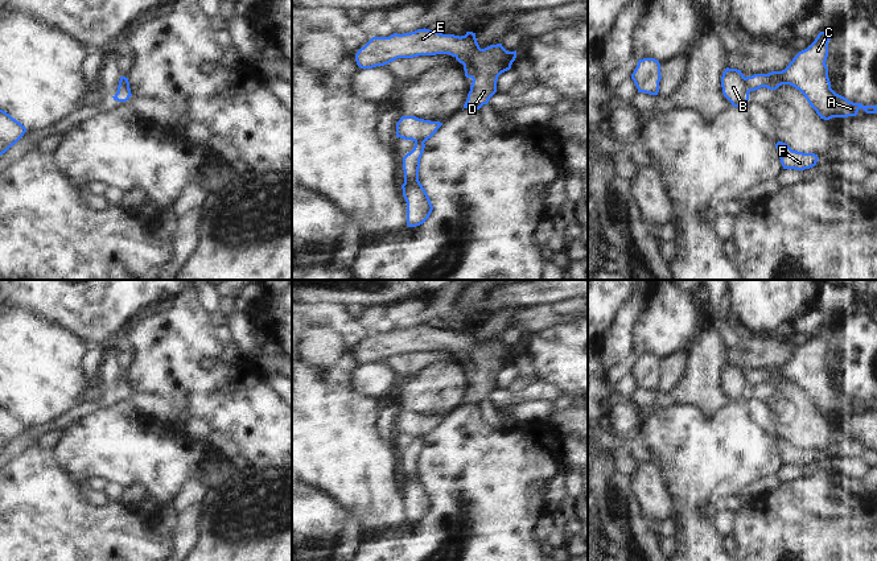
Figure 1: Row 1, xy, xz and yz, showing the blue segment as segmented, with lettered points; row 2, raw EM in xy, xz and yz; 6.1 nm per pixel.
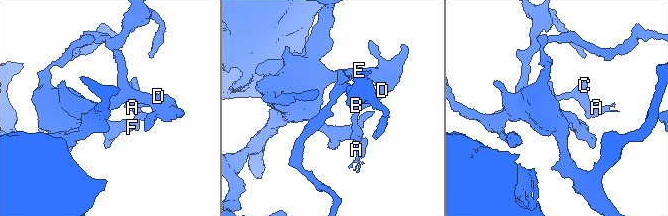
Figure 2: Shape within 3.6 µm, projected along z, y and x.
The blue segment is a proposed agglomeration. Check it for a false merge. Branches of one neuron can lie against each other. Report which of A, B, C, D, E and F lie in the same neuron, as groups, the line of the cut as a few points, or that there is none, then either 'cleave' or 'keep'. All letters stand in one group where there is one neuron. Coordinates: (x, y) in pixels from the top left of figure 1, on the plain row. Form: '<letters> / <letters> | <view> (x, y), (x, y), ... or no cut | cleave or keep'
A C / B D E F | yz (744, 374), (749, 387) | cleave

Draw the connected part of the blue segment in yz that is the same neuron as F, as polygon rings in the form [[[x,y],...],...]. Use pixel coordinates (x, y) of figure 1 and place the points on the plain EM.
[[[786,438],[775,440],[783,465],[804,466],[816,461],[818,451],[815,449],[803,449],[792,446]]]

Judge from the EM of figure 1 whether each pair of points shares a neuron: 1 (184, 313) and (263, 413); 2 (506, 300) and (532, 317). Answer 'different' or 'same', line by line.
1: same
2: different

